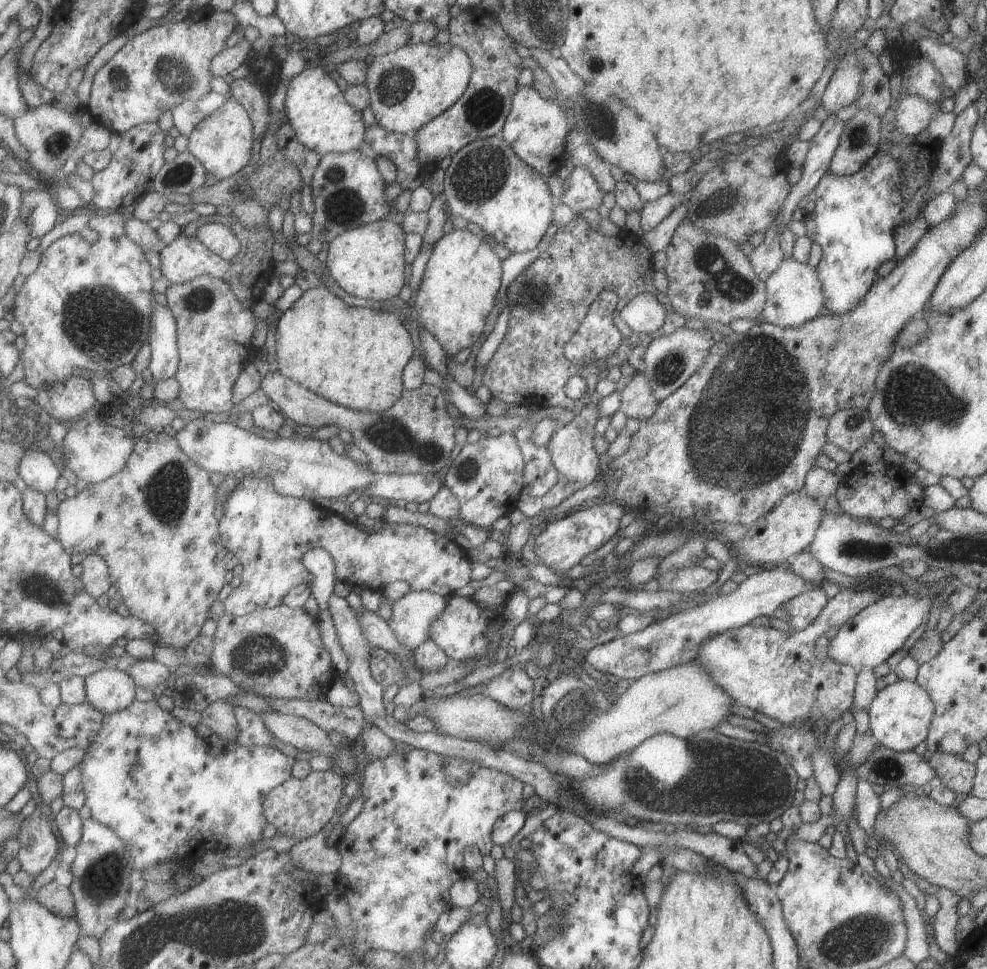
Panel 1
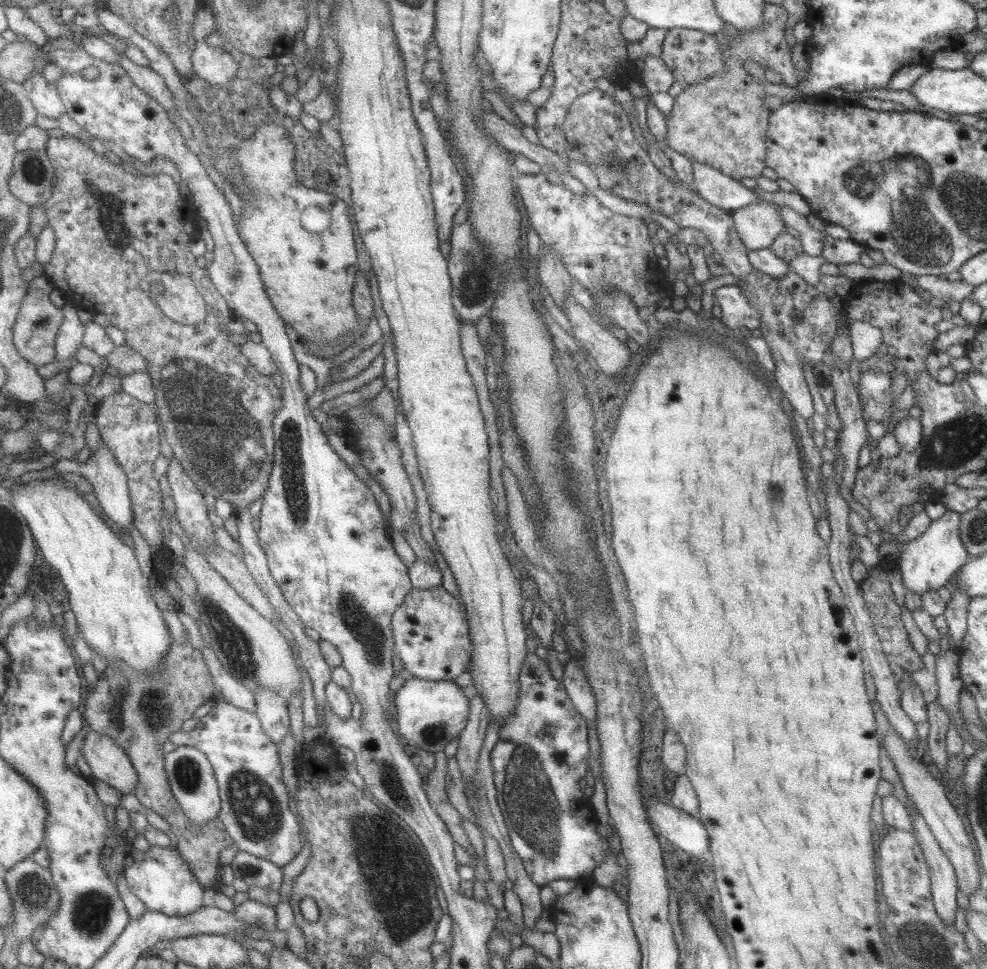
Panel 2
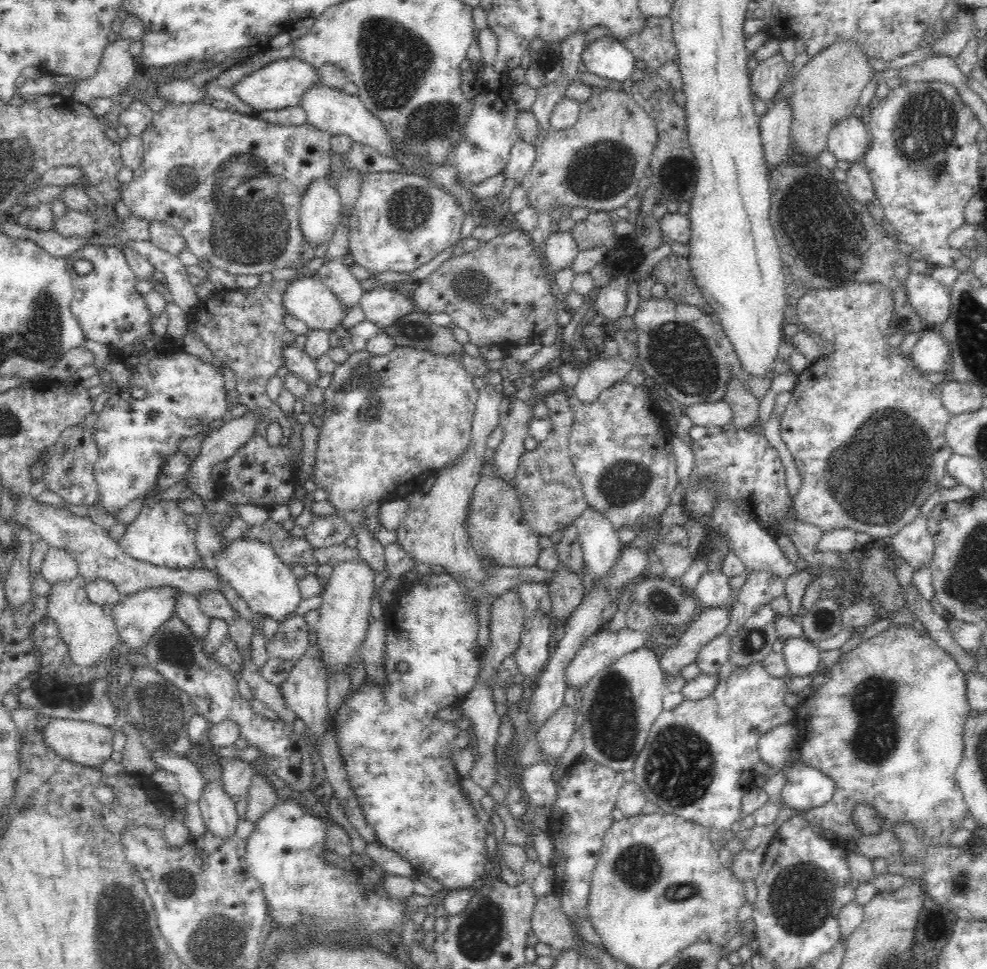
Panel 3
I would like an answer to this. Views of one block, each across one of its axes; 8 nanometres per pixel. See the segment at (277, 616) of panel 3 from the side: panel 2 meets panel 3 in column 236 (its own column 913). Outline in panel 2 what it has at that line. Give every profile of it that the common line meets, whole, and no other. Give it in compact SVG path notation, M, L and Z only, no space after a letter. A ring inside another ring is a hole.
M951 509L937 519L931 520L923 533L909 541L898 543L891 541L898 548L896 566L901 573L903 588L921 596L928 590L936 591L941 586L950 587L954 576L971 558L963 548L958 535L960 514Z

